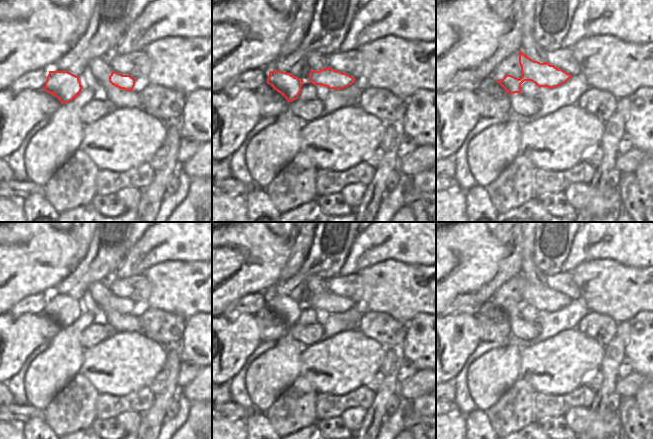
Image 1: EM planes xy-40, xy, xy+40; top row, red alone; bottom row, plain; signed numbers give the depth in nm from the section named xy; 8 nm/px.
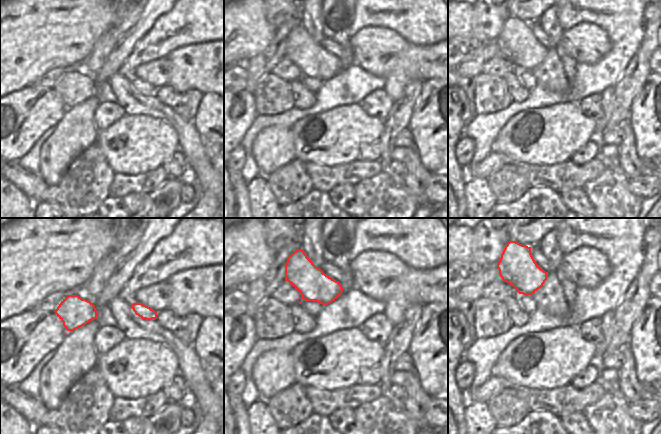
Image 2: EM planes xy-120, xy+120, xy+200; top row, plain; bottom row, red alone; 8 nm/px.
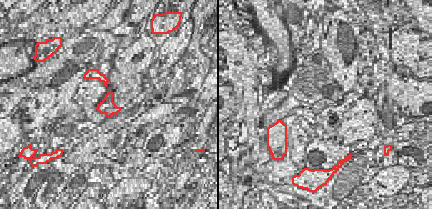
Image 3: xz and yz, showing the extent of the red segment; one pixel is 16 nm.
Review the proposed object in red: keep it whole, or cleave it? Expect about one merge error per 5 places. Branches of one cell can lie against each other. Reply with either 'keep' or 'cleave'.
keep

